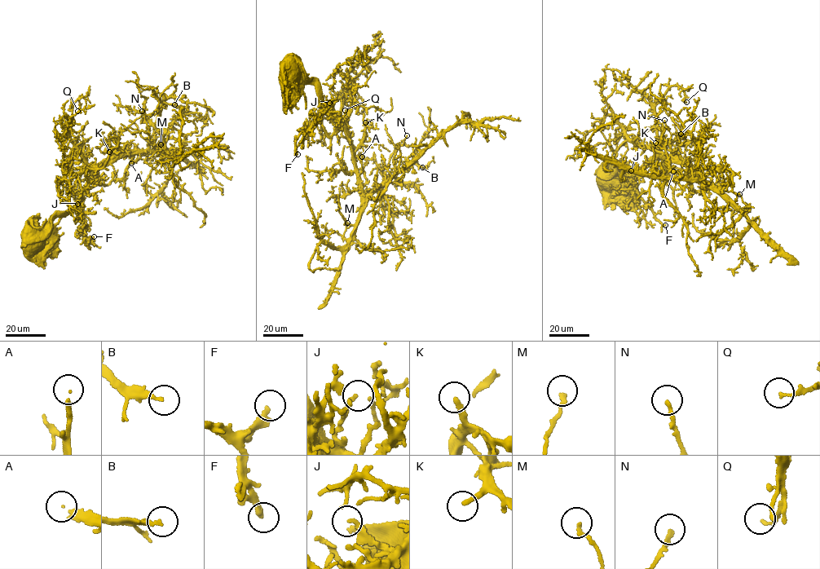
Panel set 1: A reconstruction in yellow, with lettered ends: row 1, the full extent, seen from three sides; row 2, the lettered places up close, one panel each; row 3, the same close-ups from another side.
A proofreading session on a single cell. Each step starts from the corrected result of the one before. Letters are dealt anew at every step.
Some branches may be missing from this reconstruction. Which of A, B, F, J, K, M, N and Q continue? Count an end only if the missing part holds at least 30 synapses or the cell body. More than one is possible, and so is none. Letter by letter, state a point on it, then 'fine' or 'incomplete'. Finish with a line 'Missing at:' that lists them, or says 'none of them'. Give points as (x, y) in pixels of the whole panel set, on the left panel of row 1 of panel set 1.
A: (131, 163) | incomplete
B: (174, 104) | incomplete
F: (94, 236) | incomplete
J: (77, 204) | fine
K: (109, 152) | incomplete
M: (160, 144) | fine
N: (142, 111) | fine
Q: (77, 111) | fine
Missing at: A, B, F, K

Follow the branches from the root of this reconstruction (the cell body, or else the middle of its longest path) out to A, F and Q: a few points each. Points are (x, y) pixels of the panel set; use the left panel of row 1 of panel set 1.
A: (32, 244), (50, 227), (53, 219), (78, 202), (93, 172), (125, 155), (139, 153), (131, 163)
F: (32, 244), (50, 227), (53, 219), (73, 210), (80, 212), (86, 225), (81, 230), (83, 236), (94, 236)
Q: (32, 244), (50, 227), (53, 219), (79, 200), (90, 170), (69, 137), (72, 109), (78, 99), (77, 111)

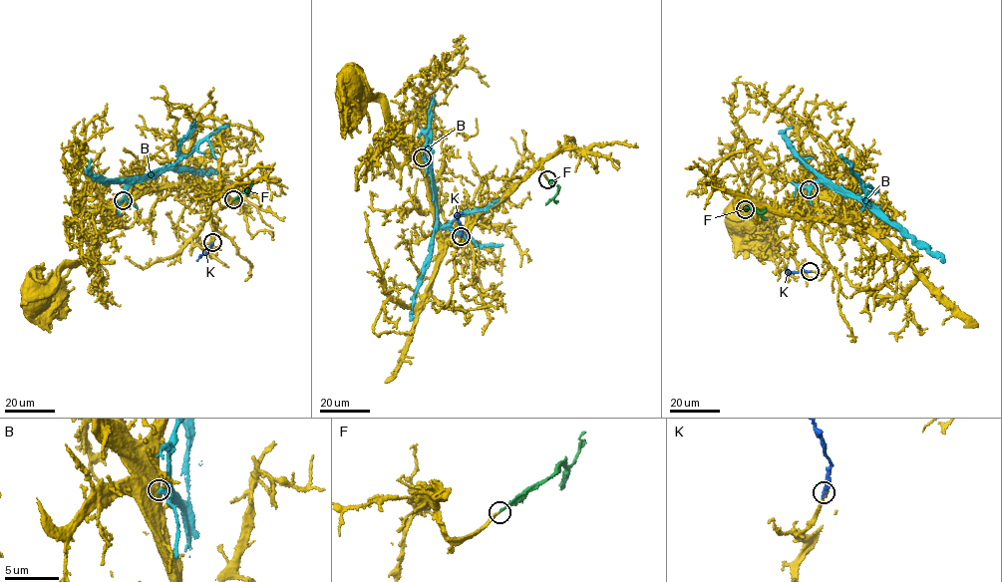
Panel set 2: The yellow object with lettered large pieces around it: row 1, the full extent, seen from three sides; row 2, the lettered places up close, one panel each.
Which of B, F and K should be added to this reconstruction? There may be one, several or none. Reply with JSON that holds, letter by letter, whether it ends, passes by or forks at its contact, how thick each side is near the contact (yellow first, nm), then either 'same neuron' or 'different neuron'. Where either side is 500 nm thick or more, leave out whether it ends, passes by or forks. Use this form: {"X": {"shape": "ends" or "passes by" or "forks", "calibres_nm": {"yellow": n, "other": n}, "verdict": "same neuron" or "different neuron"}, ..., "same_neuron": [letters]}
{"B": {"calibres_nm": {"yellow": 950, "other": 550}, "verdict": "different neuron"}, "F": {"shape": "ends", "calibres_nm": {"yellow": 200, "other": 220}, "verdict": "same neuron"}, "K": {"shape": "ends", "calibres_nm": {"yellow": 280, "other": 360}, "verdict": "different neuron"}, "same_neuron": ["F"]}

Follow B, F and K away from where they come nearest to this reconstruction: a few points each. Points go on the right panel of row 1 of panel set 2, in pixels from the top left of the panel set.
B: (809, 189), (817, 183), (824, 183), (873, 204), (885, 217), (919, 244), (940, 255), (943, 262)
F: (745, 209), (755, 208), (767, 219)
K: (810, 271), (789, 271), (786, 268)

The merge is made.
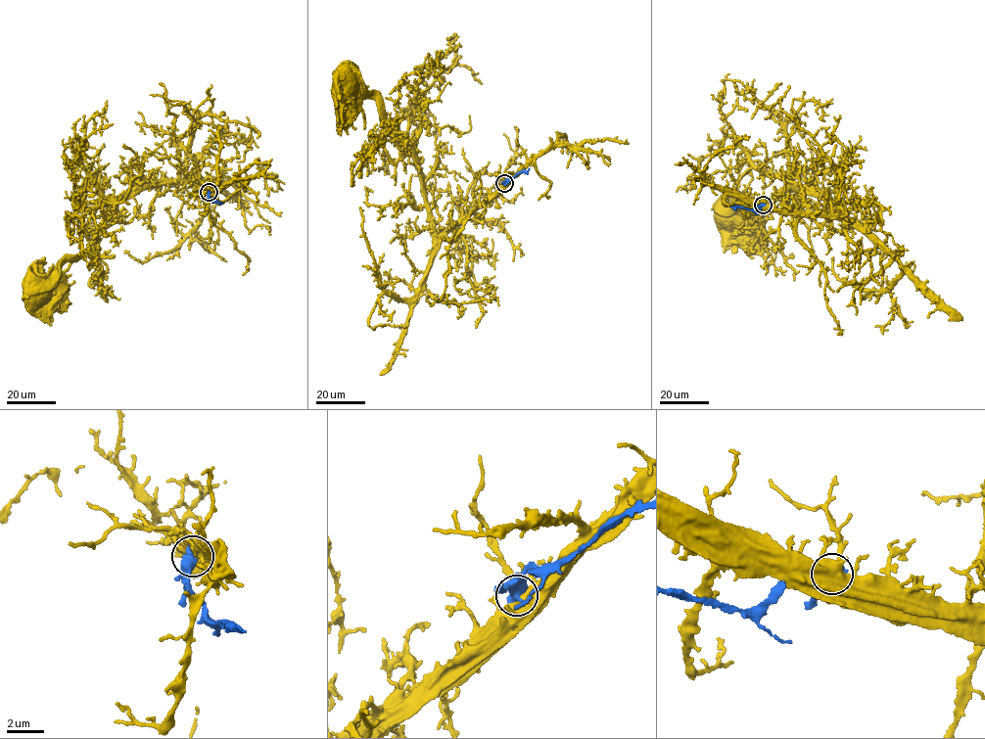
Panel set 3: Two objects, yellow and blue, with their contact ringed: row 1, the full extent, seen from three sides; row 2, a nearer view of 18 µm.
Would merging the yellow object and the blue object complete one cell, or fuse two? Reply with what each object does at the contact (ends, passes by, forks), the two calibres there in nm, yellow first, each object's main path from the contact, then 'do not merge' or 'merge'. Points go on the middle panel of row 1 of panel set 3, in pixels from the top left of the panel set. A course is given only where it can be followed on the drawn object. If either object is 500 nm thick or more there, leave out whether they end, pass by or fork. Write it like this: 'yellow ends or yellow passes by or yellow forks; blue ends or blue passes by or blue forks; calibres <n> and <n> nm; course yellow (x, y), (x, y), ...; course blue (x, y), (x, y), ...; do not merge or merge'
calibres 500 and 600 nm; course yellow (505, 183), (437, 234), (413, 151), (389, 126), (384, 104), (362, 90), (361, 84), (347, 75), (346, 78); course blue (505, 183), (529, 168); do not merge

